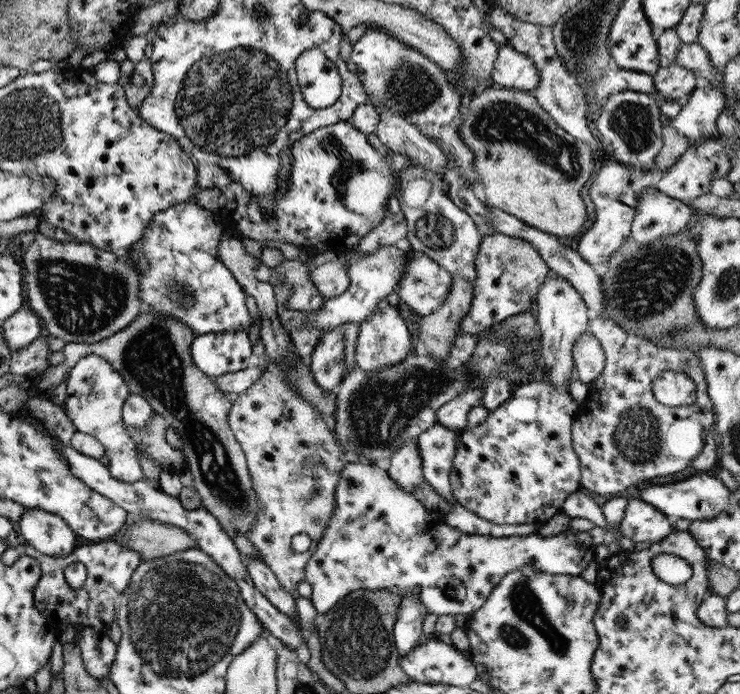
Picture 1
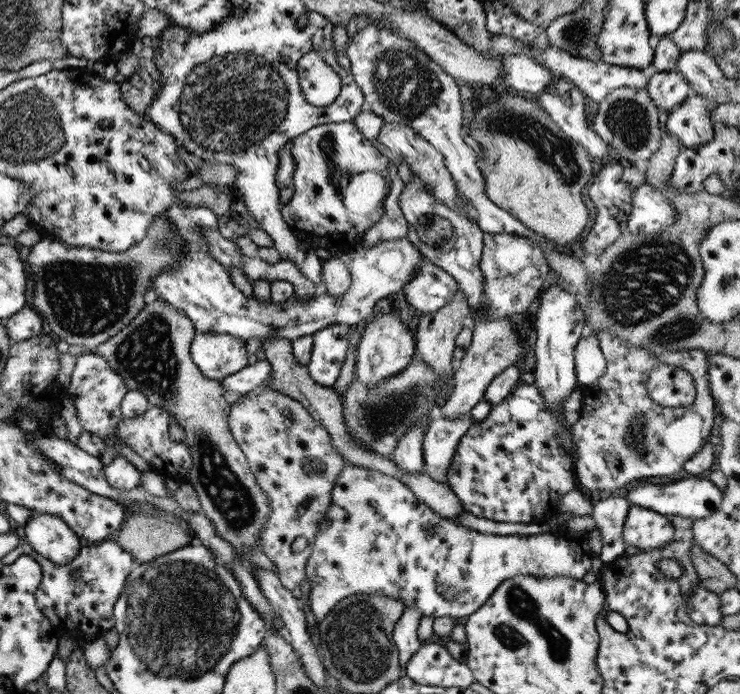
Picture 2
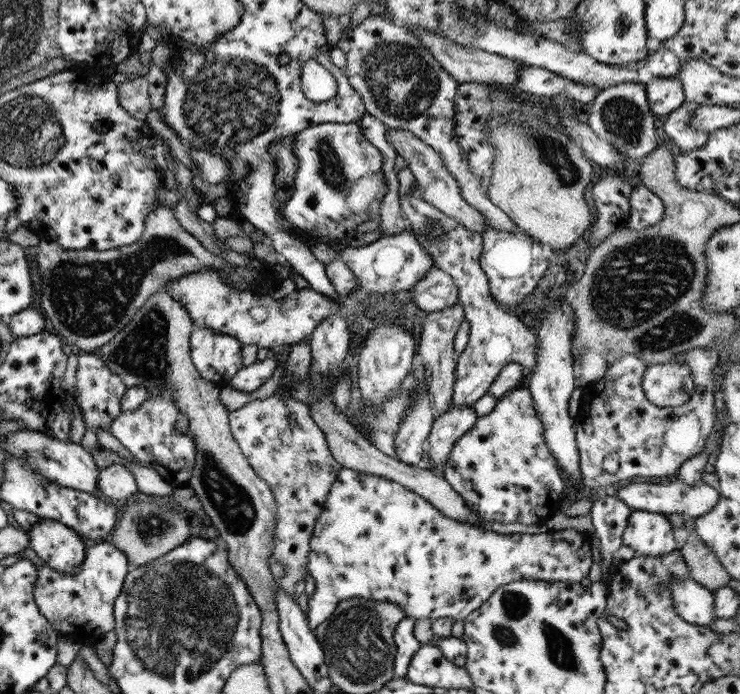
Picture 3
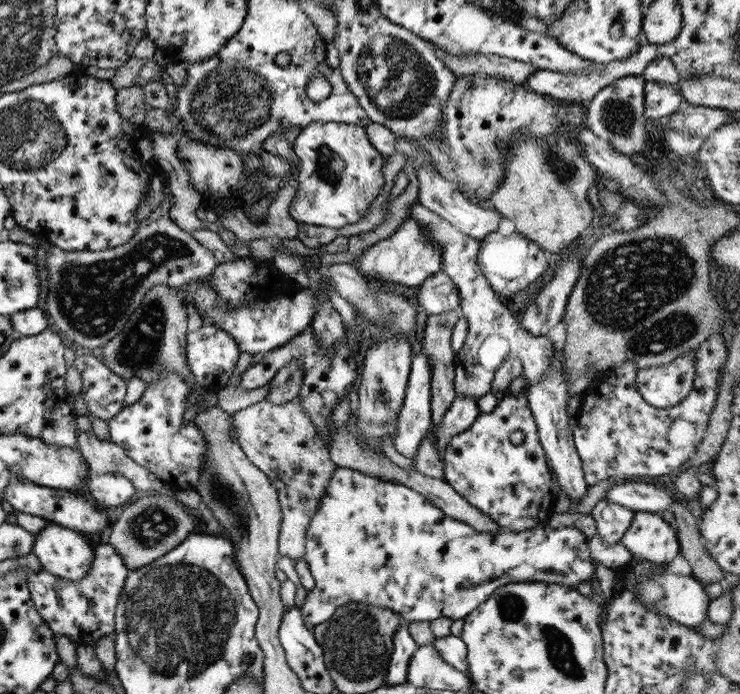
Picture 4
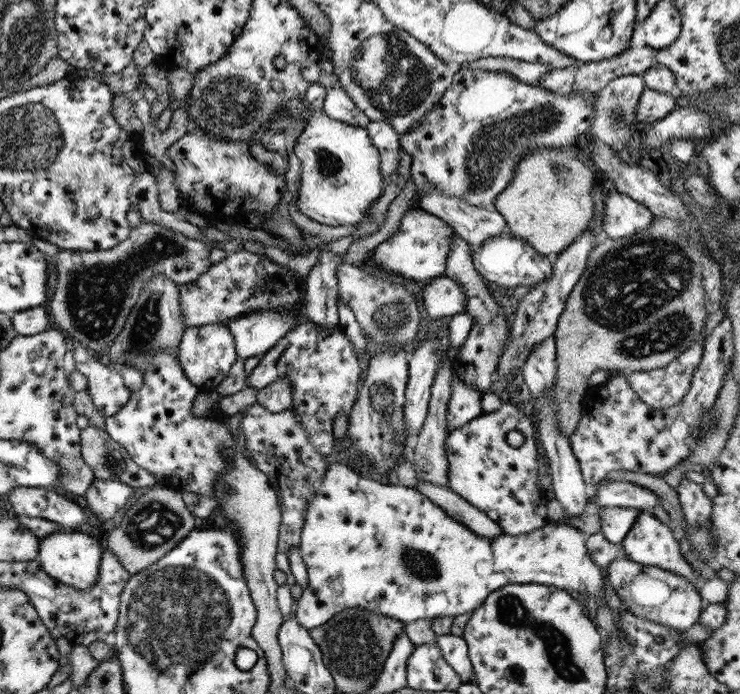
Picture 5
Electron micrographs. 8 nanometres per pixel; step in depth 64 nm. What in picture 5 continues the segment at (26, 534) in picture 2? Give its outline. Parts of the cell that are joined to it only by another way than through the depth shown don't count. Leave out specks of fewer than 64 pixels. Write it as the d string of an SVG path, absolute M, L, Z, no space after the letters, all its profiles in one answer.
M67 529L61 530L61 532L57 530L49 536L39 538L37 554L36 560L40 564L41 570L61 584L67 584L77 590L89 590L95 586L97 576L100 574L101 546L97 539L87 533Z

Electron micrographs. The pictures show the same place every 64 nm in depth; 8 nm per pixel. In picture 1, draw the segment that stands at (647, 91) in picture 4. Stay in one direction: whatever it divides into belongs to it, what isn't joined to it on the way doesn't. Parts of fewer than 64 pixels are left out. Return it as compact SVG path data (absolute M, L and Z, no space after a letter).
M677 64L659 67L652 78L656 94L665 101L686 99L696 86L695 76Z

